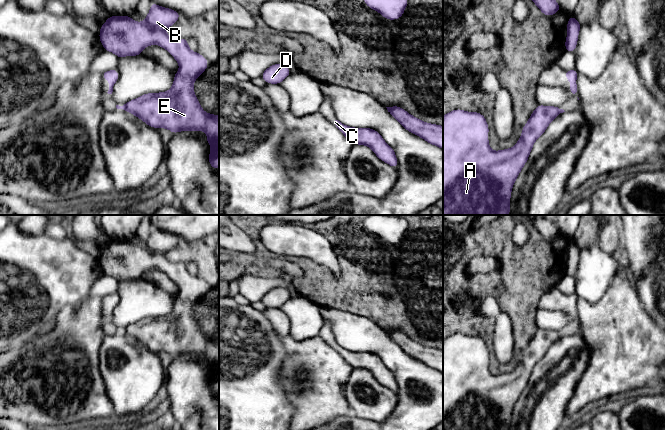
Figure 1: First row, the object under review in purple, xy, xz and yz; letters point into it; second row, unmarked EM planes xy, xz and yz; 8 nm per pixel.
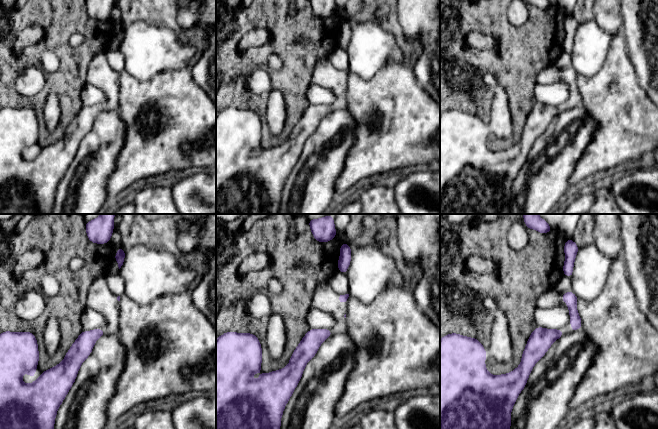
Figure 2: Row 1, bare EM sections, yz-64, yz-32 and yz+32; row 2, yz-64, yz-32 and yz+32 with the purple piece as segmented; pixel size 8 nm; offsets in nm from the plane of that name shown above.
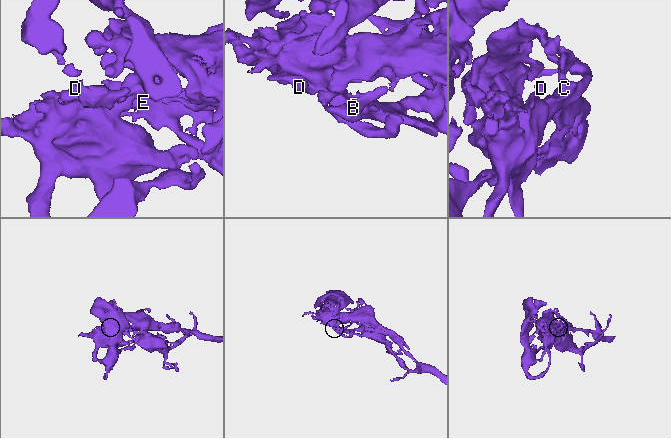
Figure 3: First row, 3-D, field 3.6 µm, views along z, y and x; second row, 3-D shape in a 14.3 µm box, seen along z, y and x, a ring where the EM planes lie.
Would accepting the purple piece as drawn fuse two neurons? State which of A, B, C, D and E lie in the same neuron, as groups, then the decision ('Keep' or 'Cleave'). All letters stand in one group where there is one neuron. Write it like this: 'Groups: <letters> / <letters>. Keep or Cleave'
Groups: A B C D E. Keep

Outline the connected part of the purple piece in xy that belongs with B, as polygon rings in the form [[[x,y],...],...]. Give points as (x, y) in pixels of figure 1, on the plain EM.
[[[152,226],[143,246],[134,245],[131,240],[109,240],[102,248],[99,257],[102,270],[104,274],[114,277],[118,282],[138,280],[143,273],[156,268],[166,273],[179,288],[179,294],[174,298],[170,314],[143,318],[123,330],[116,329],[116,332],[133,338],[152,352],[165,352],[174,358],[181,355],[204,355],[207,358],[207,369],[211,369],[208,385],[212,392],[217,393],[219,391],[219,340],[205,336],[194,317],[194,306],[207,293],[208,285],[189,272],[187,263],[170,262],[166,257],[166,253],[175,248],[179,241],[177,235]]]

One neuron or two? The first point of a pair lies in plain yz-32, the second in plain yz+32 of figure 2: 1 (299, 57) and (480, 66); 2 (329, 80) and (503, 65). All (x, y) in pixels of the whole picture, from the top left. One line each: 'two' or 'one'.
1: one
2: one

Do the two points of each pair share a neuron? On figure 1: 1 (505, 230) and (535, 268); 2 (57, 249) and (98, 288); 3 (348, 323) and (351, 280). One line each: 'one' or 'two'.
1: one
2: two
3: two

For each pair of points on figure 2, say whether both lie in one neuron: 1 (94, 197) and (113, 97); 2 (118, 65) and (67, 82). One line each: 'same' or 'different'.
1: different
2: different

